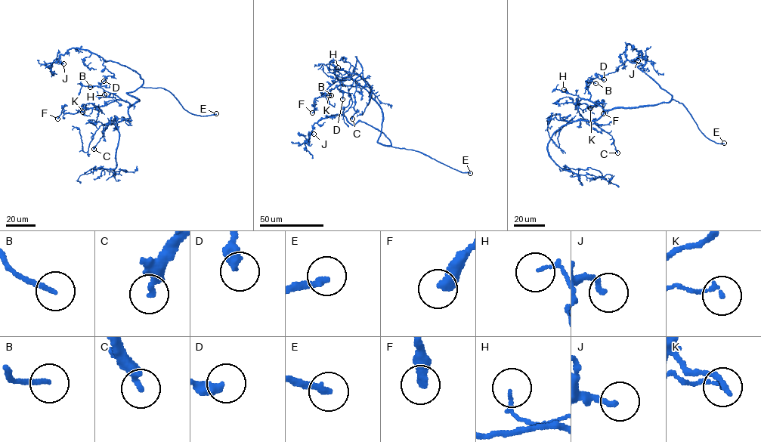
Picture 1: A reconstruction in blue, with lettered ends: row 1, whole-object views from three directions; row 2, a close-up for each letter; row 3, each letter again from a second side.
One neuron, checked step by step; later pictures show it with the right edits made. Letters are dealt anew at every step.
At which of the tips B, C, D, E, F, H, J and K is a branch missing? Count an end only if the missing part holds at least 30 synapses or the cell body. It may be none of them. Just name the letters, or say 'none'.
B, E, F

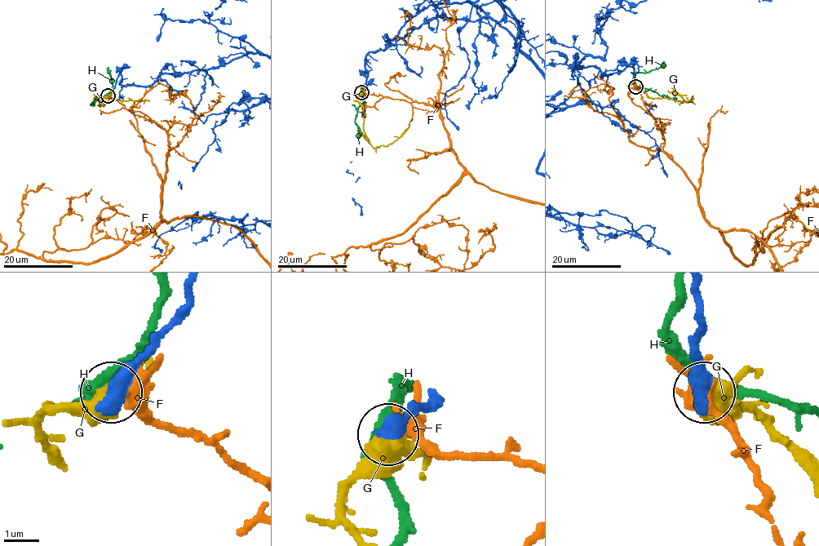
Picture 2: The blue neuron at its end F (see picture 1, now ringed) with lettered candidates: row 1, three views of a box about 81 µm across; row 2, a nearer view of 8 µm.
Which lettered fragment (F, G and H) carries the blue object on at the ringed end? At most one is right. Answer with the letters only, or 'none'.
G

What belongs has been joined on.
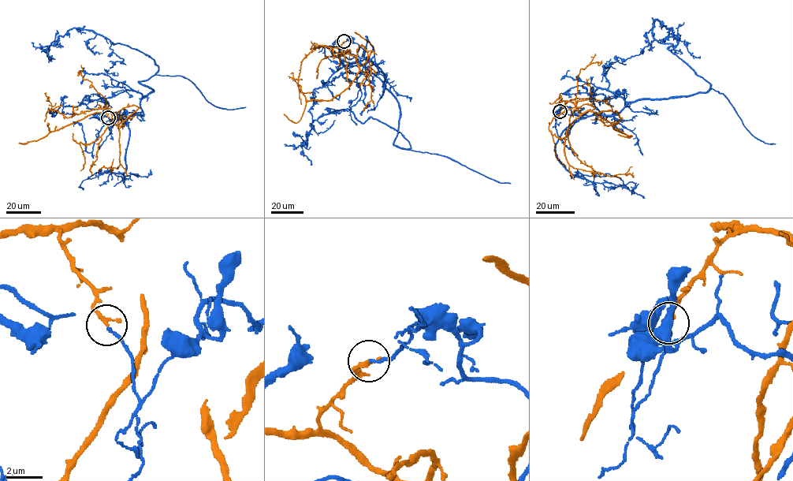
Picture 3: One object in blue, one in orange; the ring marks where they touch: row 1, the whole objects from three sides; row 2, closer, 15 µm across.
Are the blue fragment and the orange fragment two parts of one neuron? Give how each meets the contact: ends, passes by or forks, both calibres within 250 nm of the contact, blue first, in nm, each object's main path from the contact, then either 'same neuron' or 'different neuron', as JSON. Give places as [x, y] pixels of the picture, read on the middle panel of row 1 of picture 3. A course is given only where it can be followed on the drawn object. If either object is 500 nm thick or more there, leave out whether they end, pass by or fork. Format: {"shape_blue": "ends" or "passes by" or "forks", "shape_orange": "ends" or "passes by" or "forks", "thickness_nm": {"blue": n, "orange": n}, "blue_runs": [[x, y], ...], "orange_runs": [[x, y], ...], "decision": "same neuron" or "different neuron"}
{"shape_blue": "ends", "shape_orange": "ends", "thickness_nm": {"blue": 140, "orange": 240}, "blue_runs": [[344, 41], [384, 75], [400, 109], [393, 144], [411, 147], [343, 109], [311, 124], [302, 147], [311, 165]], "orange_runs": [[344, 41], [340, 47], [355, 57], [359, 68], [355, 78], [329, 100], [307, 101], [297, 122], [283, 113]], "decision": "different neuron"}

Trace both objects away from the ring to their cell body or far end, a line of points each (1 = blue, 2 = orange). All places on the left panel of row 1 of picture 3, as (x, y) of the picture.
1: (108, 117), (142, 111), (153, 59), (72, 28), (48, 46), (50, 61)
2: (108, 117), (104, 108), (116, 116), (117, 113), (95, 112), (37, 140), (18, 143)

